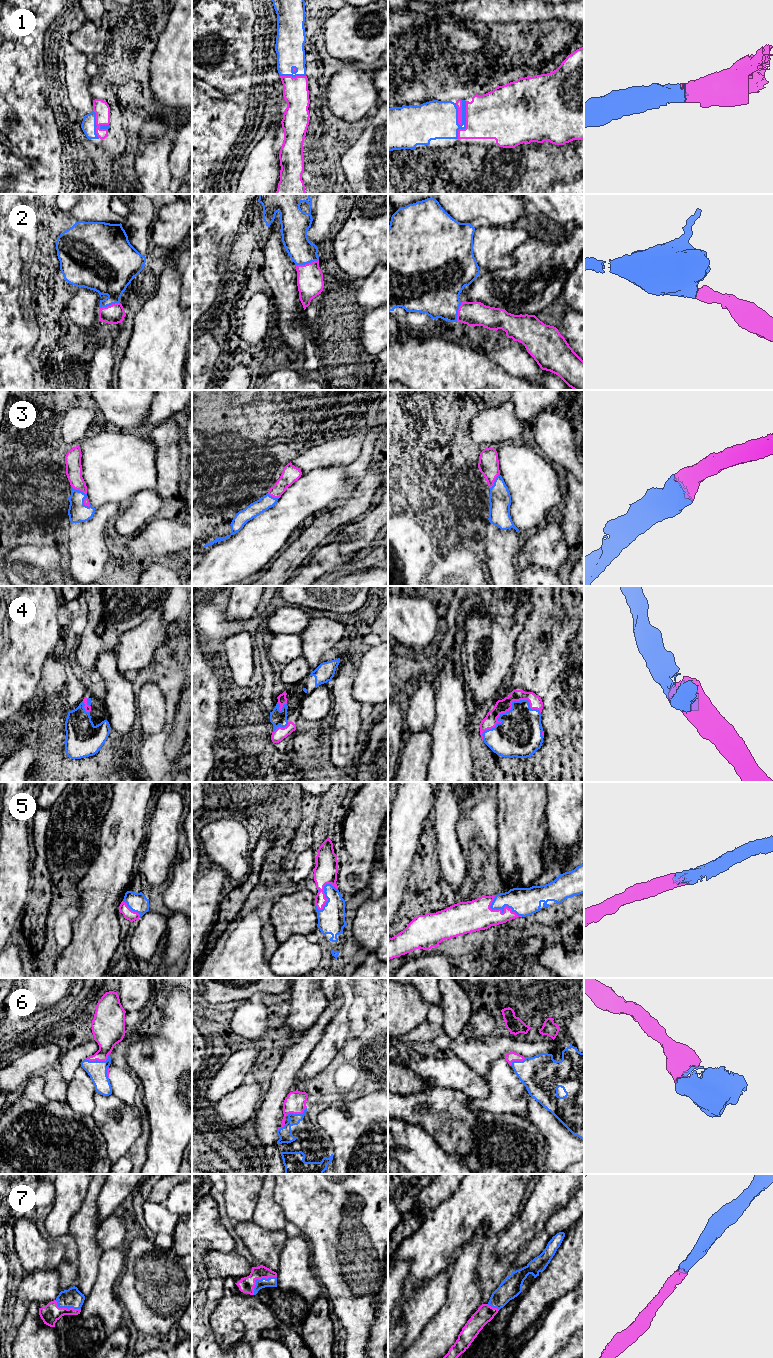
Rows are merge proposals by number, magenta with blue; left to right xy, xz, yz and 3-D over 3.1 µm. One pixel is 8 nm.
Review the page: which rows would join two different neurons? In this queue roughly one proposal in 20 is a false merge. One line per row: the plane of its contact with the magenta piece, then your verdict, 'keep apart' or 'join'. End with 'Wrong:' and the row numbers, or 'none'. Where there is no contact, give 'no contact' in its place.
1: yz | join
2: xz | join
3: xy | join
4: yz | join
5: yz | join
6: xy | join
7: xz | join
Wrong: none

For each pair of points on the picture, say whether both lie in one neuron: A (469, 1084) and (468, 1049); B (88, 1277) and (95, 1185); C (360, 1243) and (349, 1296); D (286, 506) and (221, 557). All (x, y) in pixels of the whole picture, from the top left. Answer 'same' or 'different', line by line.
A: different
B: same
C: same
D: same

